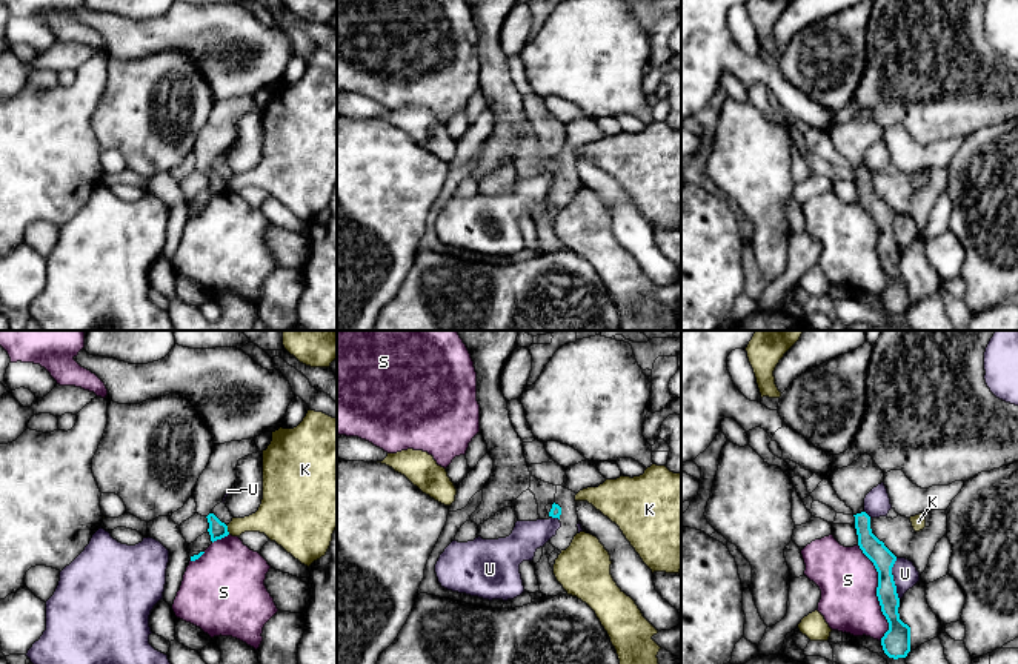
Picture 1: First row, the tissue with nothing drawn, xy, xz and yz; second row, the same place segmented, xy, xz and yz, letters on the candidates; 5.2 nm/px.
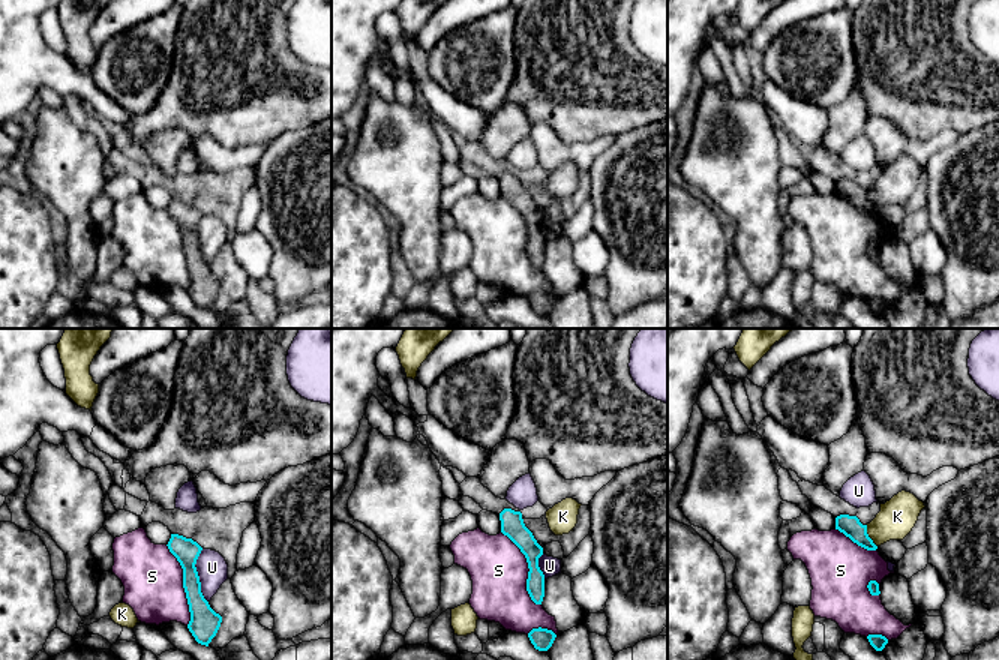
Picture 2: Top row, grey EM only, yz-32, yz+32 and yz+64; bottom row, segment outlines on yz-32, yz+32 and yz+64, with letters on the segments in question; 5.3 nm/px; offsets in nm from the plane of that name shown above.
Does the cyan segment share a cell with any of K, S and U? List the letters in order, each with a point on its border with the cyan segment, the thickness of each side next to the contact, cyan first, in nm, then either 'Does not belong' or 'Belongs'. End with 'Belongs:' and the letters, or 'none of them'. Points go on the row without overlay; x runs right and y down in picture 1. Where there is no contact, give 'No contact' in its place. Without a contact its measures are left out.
K: Touches cyan at xy (226, 186). Thickness 90 nm (cyan) against 190 nm. Does not belong
S: Touches cyan at yz (877, 248). Thickness 120 nm (cyan) against 300 nm. Does not belong
U: Touches cyan at yz (892, 234). Thickness 120 nm (cyan) against 130 nm. Does not belong
Belongs: none of them

